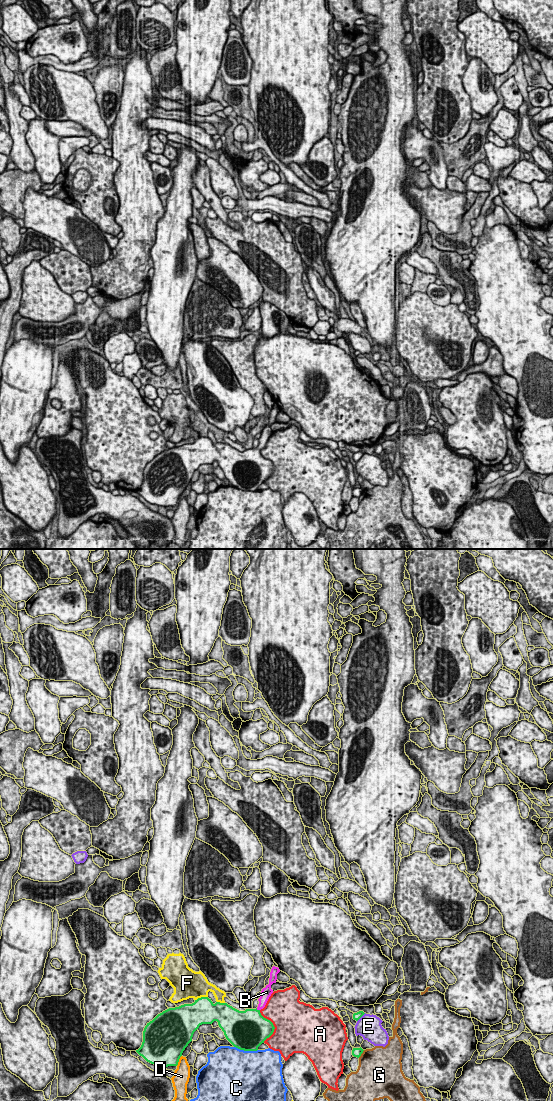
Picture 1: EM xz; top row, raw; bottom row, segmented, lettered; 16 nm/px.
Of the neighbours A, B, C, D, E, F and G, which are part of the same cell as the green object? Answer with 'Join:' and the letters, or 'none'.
Join: B

